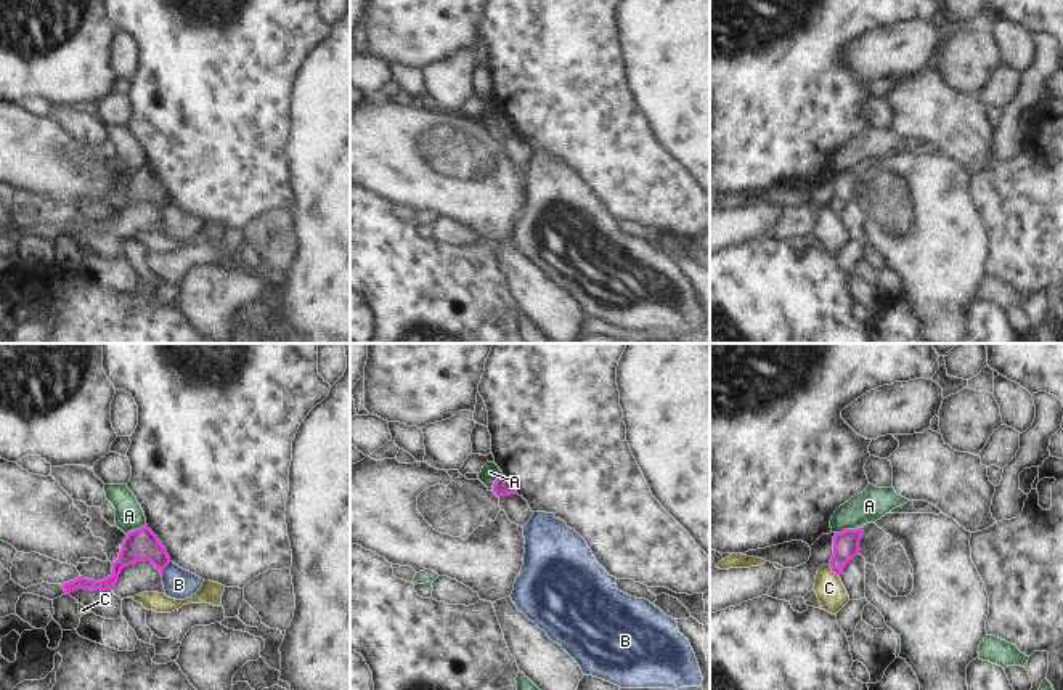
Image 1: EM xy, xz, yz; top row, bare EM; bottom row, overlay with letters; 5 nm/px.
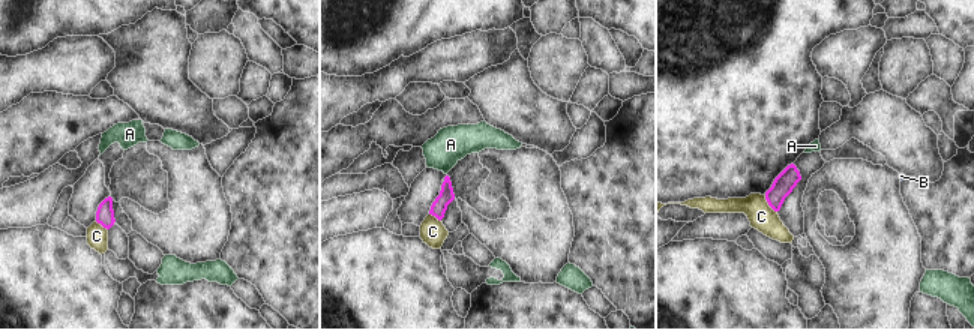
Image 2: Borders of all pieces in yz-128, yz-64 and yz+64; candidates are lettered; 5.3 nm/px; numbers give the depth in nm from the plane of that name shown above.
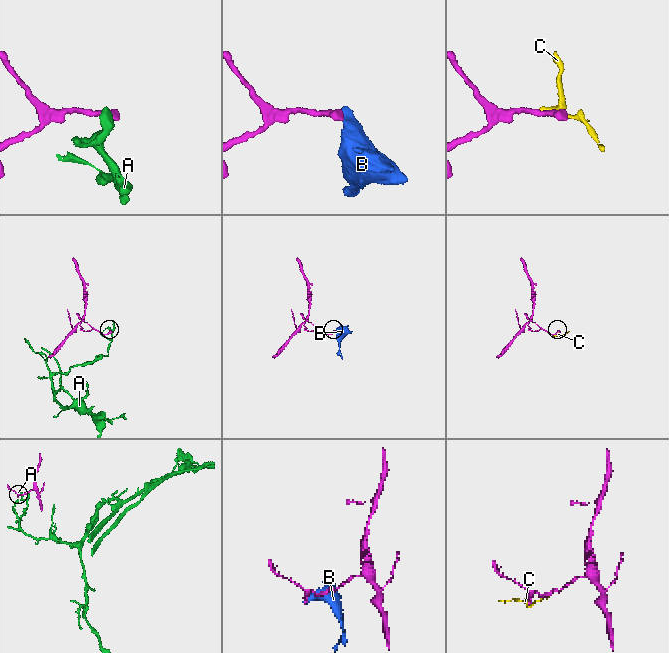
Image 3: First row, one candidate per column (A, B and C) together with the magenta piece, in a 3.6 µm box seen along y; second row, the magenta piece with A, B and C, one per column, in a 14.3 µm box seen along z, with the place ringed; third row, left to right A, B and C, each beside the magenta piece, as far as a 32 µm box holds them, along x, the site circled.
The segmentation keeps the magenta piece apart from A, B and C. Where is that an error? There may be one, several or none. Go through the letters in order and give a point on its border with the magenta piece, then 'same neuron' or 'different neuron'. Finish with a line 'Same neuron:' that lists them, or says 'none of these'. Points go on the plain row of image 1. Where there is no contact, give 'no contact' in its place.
A: contact yz (848, 170); different neuron
B: contact xy (164, 207); different neuron
C: contact yz (832, 211); different neuron
Same neuron: none of these

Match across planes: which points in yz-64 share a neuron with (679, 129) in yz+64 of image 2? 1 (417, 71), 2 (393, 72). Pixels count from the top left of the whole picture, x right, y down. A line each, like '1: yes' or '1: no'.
1: no
2: no

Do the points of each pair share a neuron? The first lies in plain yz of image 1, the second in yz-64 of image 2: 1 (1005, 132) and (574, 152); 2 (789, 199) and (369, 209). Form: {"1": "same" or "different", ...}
{"1": "same", "2": "different"}

